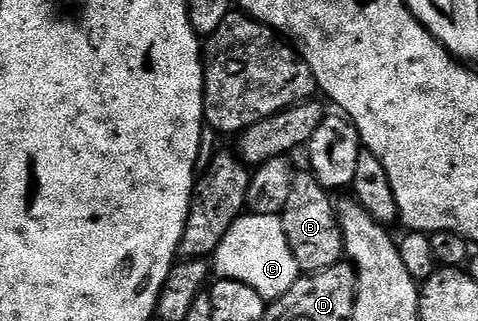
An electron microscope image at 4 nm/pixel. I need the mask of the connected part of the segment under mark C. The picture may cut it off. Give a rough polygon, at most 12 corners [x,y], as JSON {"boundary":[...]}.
{"boundary":[[241,215],[213,252],[266,302],[299,278],[280,216]]}

